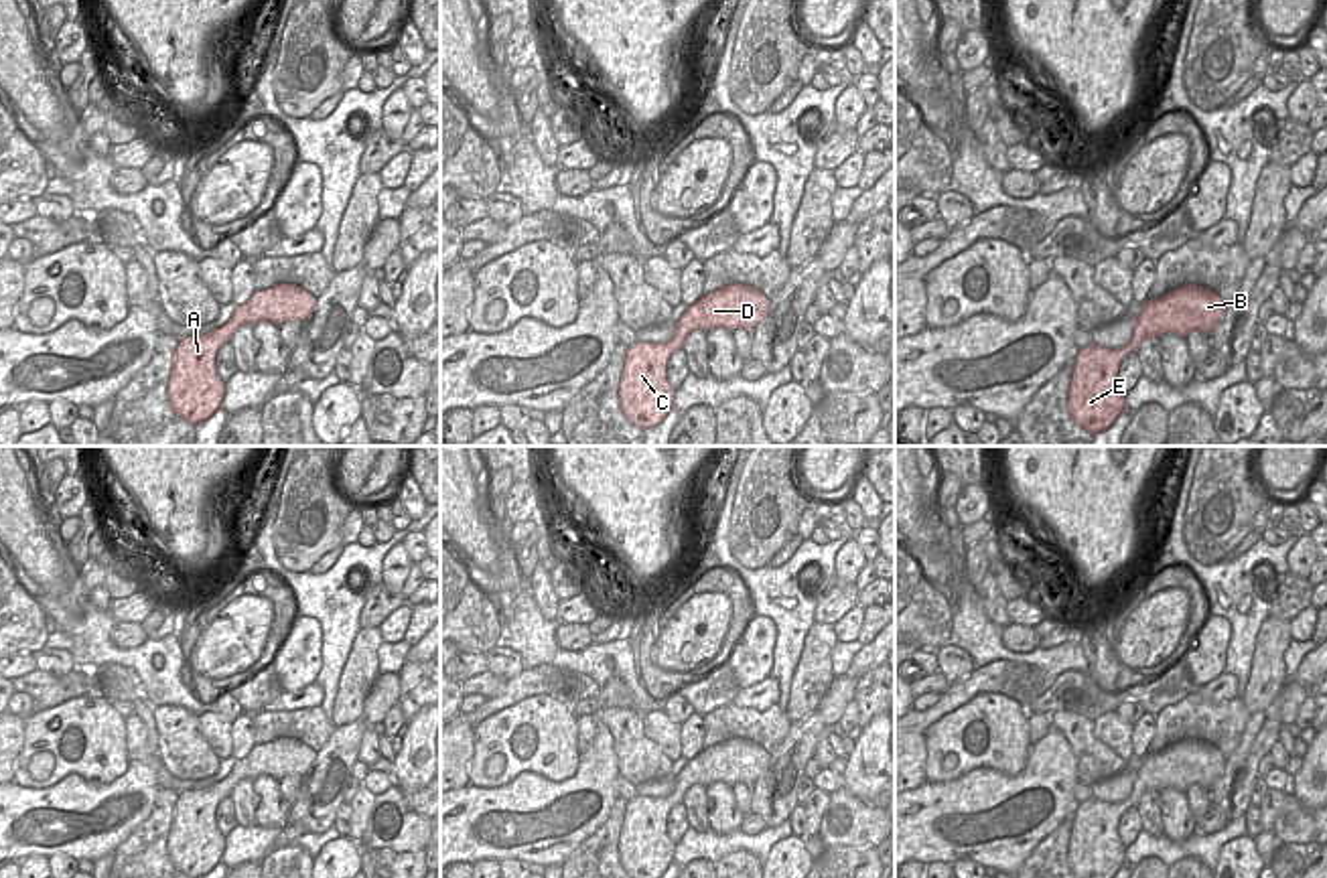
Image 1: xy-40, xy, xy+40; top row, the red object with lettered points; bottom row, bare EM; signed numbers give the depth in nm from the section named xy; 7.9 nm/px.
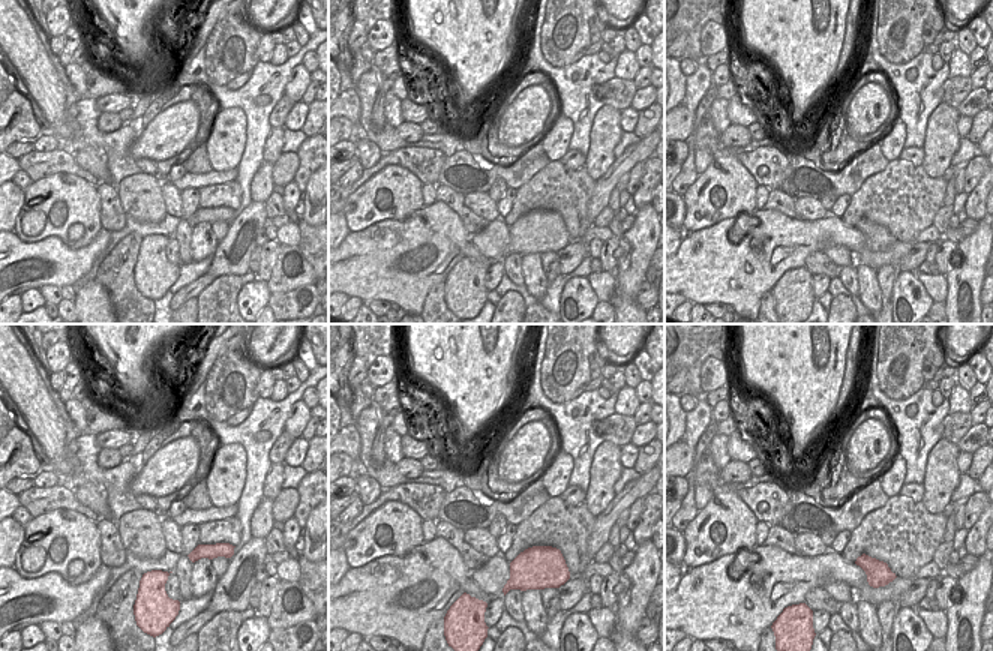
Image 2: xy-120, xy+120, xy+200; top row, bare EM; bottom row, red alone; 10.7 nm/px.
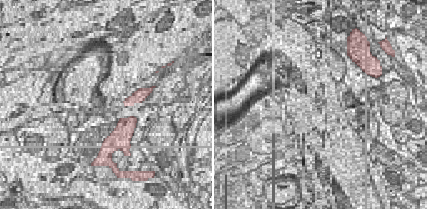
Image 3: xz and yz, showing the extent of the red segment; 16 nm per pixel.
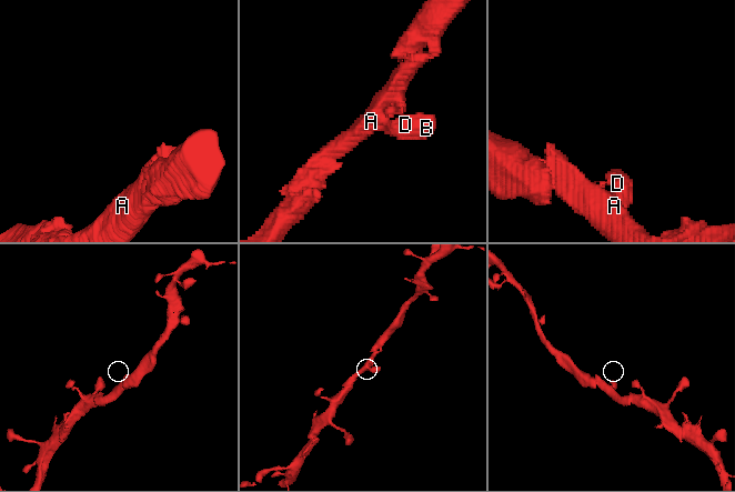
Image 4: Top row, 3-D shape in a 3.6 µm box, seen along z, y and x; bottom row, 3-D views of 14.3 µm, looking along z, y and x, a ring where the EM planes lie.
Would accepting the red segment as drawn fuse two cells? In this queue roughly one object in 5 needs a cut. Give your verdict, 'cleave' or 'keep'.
keep

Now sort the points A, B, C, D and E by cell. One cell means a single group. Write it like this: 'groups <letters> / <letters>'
groups A B C D E

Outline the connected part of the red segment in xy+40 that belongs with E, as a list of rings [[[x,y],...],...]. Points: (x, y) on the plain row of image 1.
[[[1185,738],[1142,758],[1132,793],[1122,803],[1090,799],[1077,805],[1067,862],[1075,878],[1114,878],[1126,862],[1126,848],[1118,835],[1118,823],[1126,809],[1136,807],[1146,791],[1175,787],[1187,791],[1191,785],[1205,787],[1224,775],[1226,756],[1217,746]]]

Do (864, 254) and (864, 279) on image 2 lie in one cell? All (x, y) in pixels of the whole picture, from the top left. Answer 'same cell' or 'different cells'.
different cells

